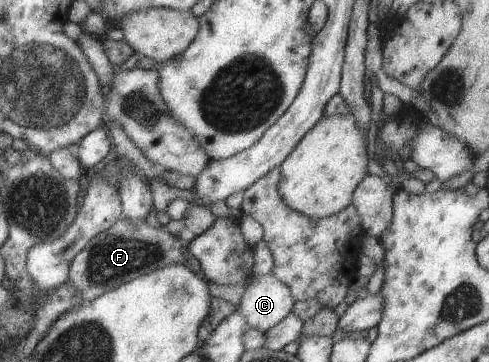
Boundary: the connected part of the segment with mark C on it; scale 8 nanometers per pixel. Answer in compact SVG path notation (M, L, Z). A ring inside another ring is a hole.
M267 274L252 279L236 309L245 317L249 328L265 334L289 315L294 303L289 287Z

